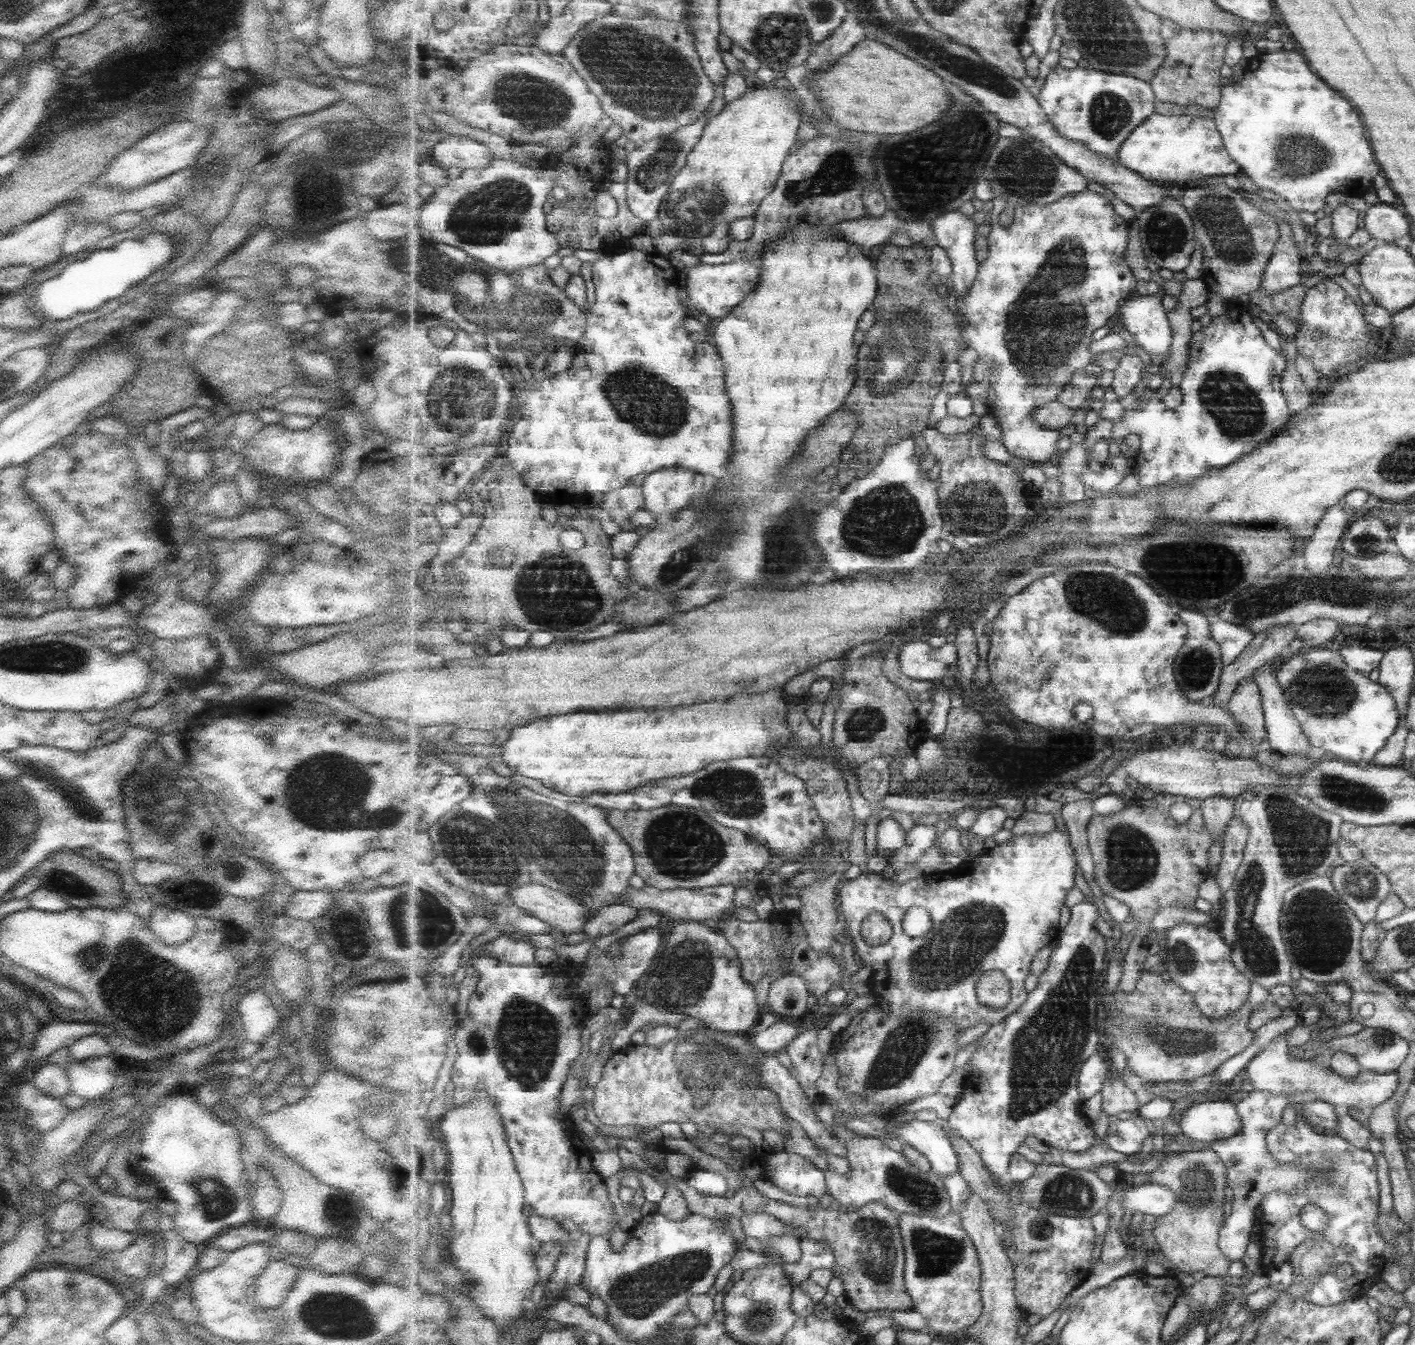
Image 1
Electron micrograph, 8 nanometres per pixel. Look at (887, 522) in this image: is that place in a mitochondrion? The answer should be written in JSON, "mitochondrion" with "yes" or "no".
{"mitochondrion":"yes"}

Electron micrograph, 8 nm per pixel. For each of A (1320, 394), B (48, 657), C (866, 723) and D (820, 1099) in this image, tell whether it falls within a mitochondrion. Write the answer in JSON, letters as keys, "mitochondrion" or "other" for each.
{"A":"other","B":"mitochondrion","C":"mitochondrion","D":"other"}

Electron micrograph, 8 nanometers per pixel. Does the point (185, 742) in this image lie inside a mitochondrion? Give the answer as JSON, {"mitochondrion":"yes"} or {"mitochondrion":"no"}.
{"mitochondrion":"no"}

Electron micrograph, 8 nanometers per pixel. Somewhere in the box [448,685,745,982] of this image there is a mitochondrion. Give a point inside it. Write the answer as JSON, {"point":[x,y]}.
{"point":[565,851]}

